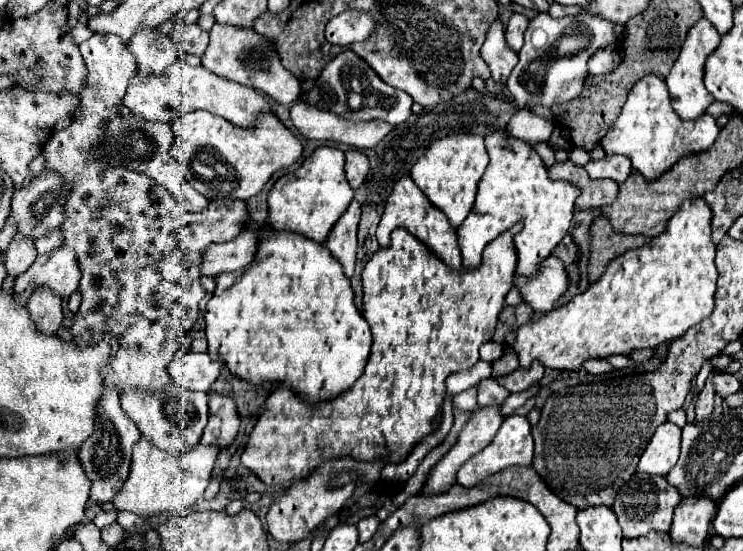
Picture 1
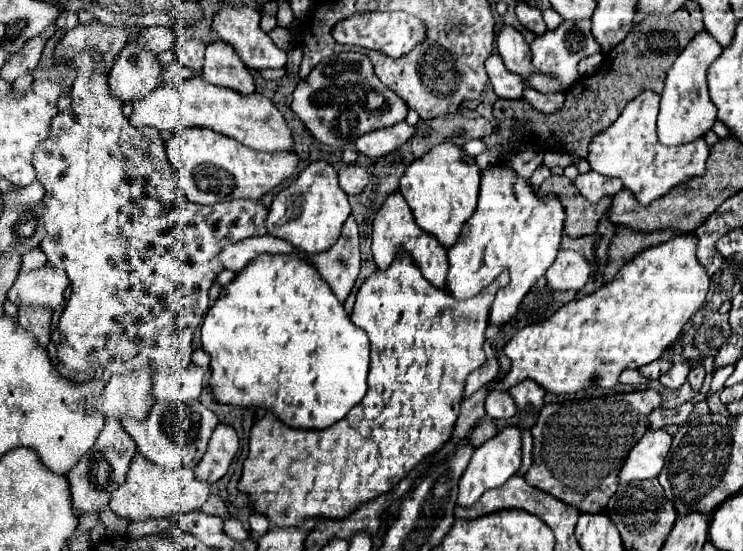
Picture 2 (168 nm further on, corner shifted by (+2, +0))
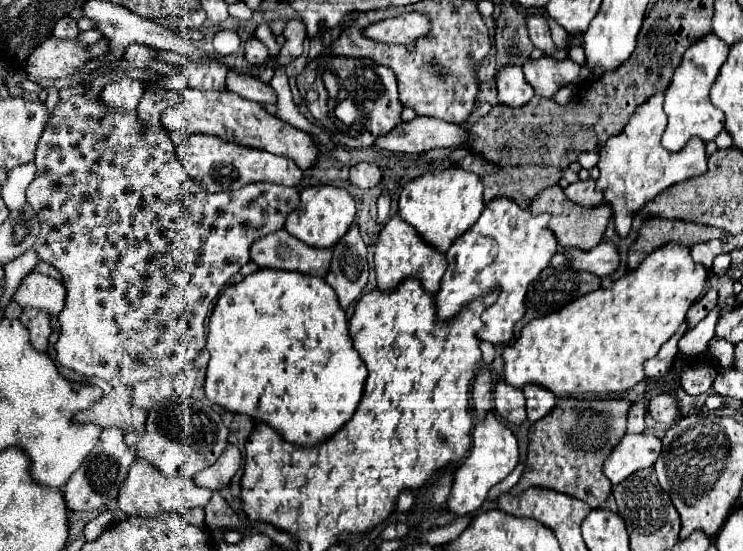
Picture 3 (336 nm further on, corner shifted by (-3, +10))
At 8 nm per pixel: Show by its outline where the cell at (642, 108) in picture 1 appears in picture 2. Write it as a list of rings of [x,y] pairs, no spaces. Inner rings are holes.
[[[641,92],[633,102],[625,106],[621,116],[609,128],[593,136],[589,144],[587,160],[591,164],[591,170],[603,176],[621,178],[625,188],[629,188],[641,204],[651,204],[655,198],[667,194],[673,186],[687,182],[693,176],[701,176],[705,170],[705,160],[709,156],[705,138],[679,146],[661,144],[657,138],[657,114],[659,94]]]

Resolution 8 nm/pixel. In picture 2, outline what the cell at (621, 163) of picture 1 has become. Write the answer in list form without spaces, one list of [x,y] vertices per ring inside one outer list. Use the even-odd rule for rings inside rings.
[[[589,170],[589,172],[585,172],[585,174],[579,174],[579,176],[575,178],[575,186],[577,186],[579,192],[581,192],[587,200],[591,200],[591,202],[597,202],[597,200],[603,198],[603,196],[613,196],[613,194],[617,194],[619,190],[623,190],[621,180],[601,176],[601,174],[593,172],[593,170]]]

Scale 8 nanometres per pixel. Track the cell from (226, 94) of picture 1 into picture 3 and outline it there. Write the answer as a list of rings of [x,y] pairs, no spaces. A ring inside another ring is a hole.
[[[188,88],[186,98],[182,102],[178,102],[176,106],[170,106],[162,114],[162,124],[175,146],[176,142],[179,145],[190,134],[210,134],[216,138],[224,138],[228,142],[236,142],[240,146],[258,148],[258,150],[272,152],[276,156],[290,158],[300,166],[300,170],[312,168],[320,156],[320,150],[308,132],[298,130],[298,128],[290,126],[288,122],[282,122],[274,114],[266,112],[264,106],[260,106],[258,102],[244,100],[238,94],[228,92],[228,90],[216,92],[216,90]]]

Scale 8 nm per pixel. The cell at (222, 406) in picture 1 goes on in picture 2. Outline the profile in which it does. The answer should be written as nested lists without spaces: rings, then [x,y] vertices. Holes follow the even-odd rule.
[[[219,424],[213,430],[205,456],[201,458],[201,462],[195,468],[197,478],[205,480],[207,484],[213,484],[219,478],[223,478],[231,466],[231,460],[233,460],[237,448],[239,448],[239,438],[237,438],[237,432],[233,430],[233,426]]]

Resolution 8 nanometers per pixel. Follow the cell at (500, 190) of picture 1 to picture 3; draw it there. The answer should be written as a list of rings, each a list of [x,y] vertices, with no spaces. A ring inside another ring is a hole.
[[[508,198],[492,200],[478,222],[458,238],[446,252],[448,268],[442,276],[440,292],[436,294],[438,322],[450,322],[468,302],[498,290],[498,300],[484,310],[484,328],[478,330],[478,340],[490,344],[508,344],[514,338],[514,324],[524,316],[524,296],[528,284],[548,266],[558,242],[548,230],[550,214],[534,216],[528,208],[522,210]]]

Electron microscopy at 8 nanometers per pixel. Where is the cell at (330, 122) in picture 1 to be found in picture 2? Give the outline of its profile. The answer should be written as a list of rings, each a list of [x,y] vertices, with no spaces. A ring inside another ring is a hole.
[[[399,122],[389,128],[381,128],[377,132],[367,132],[365,136],[359,136],[355,140],[355,148],[369,158],[379,158],[397,150],[403,142],[407,142],[413,136],[413,132],[413,126],[409,126],[407,122]]]

